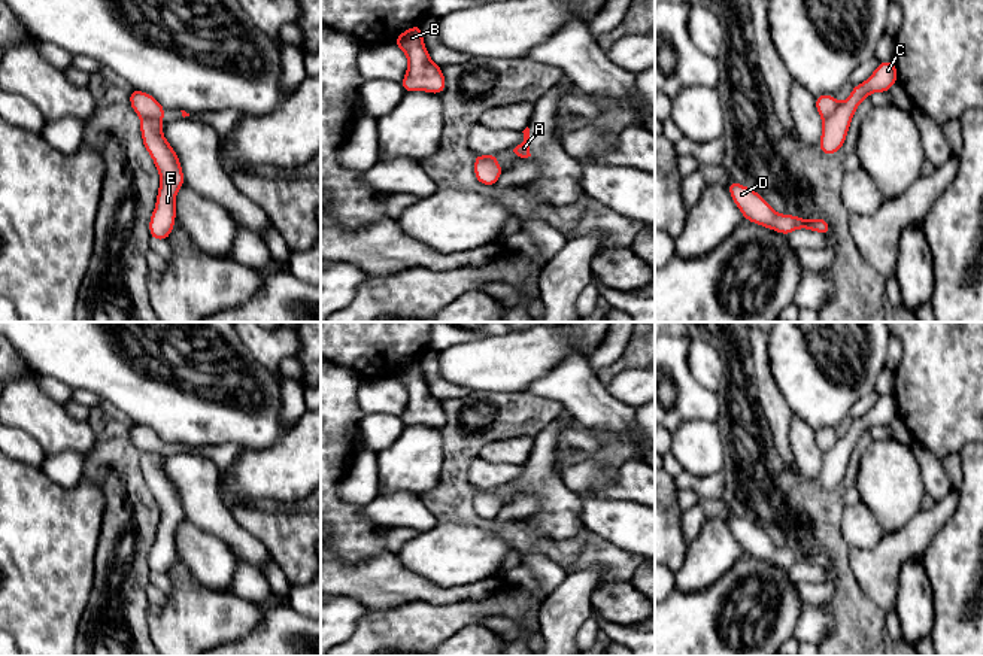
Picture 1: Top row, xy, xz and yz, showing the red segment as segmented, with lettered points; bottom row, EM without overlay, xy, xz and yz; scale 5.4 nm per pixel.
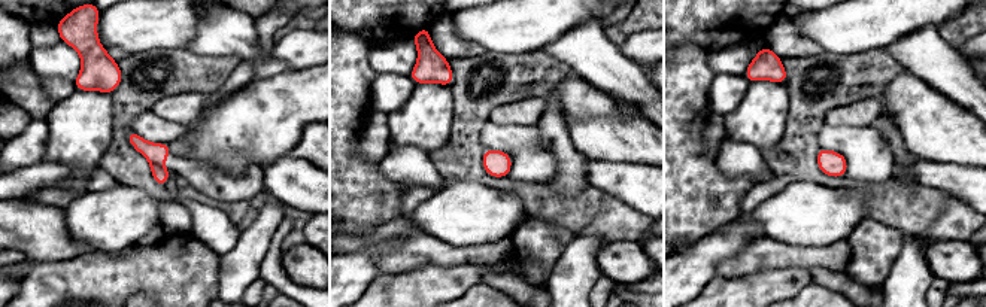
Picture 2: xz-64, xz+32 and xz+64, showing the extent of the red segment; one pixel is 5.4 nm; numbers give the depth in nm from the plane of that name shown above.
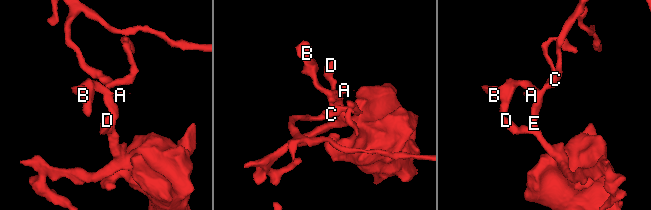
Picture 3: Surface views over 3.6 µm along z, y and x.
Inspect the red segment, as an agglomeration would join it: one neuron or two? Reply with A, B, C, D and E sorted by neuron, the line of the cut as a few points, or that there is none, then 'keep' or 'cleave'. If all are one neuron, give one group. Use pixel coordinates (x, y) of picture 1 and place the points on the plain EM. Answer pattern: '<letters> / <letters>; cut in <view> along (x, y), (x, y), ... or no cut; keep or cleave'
A B / C D E; cut in xy along (140, 450), (161, 453); cleave

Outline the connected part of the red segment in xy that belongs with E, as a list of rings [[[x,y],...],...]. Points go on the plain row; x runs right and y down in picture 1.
[[[140,452],[143,480],[160,507],[160,523],[149,553],[149,570],[154,574],[167,575],[176,555],[176,528],[185,519],[185,513],[179,491],[161,465],[163,459],[163,453]]]

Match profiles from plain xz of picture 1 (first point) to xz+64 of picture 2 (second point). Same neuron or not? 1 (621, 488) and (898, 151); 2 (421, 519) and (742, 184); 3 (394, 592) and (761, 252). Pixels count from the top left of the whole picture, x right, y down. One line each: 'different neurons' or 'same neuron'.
1: different neurons
2: different neurons
3: same neuron

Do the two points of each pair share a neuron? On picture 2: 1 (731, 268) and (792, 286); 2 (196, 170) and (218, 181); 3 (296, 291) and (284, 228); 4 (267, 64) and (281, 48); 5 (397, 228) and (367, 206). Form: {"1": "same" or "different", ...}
{"1": "different", "2": "same", "3": "same", "4": "different", "5": "different"}

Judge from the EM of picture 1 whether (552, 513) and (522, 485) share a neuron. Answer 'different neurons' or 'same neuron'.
same neuron

